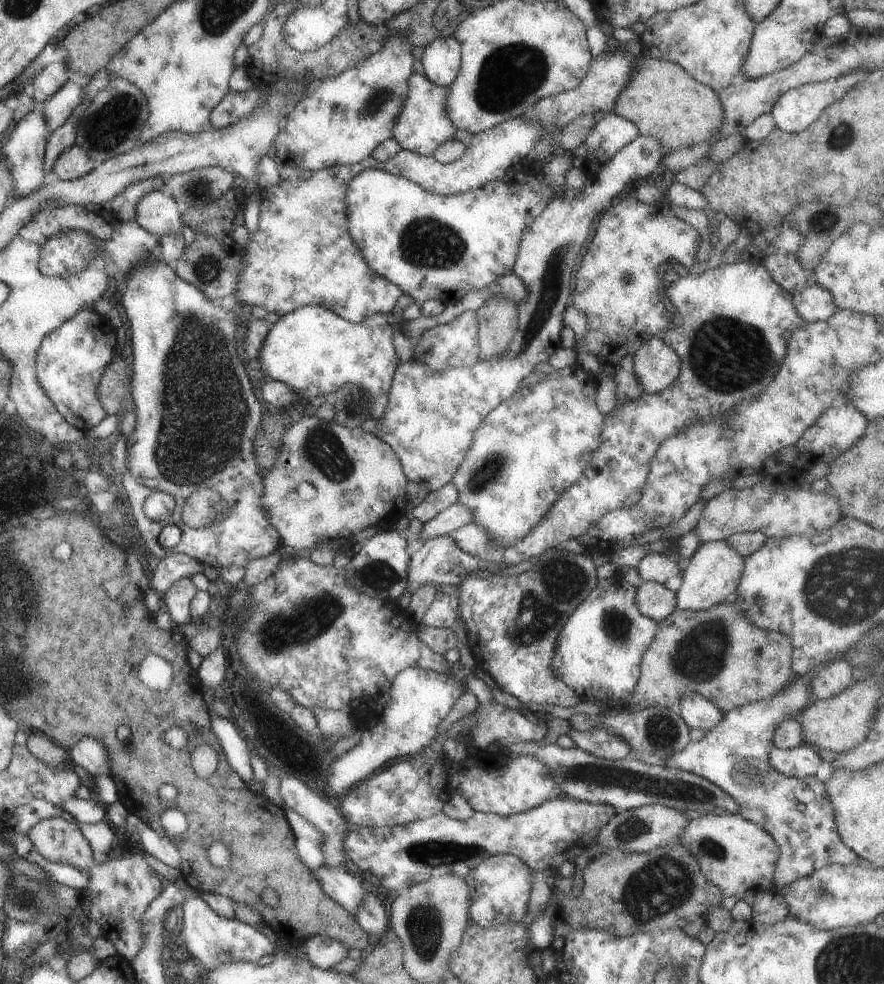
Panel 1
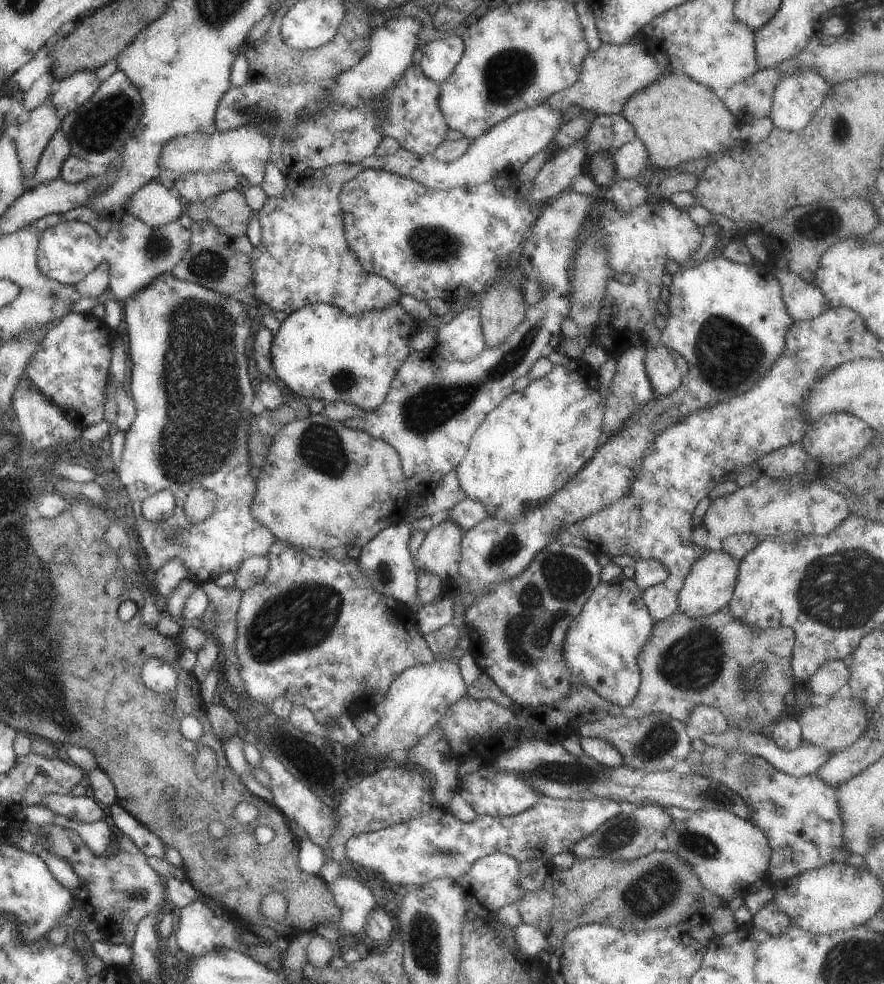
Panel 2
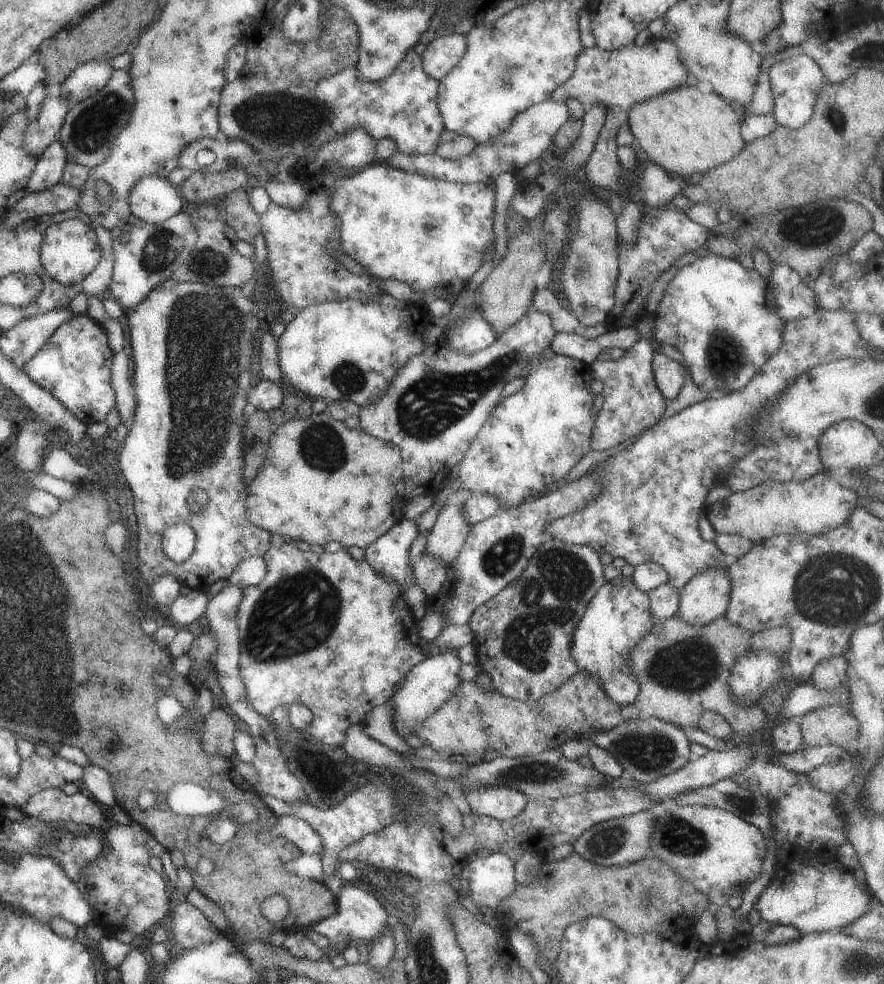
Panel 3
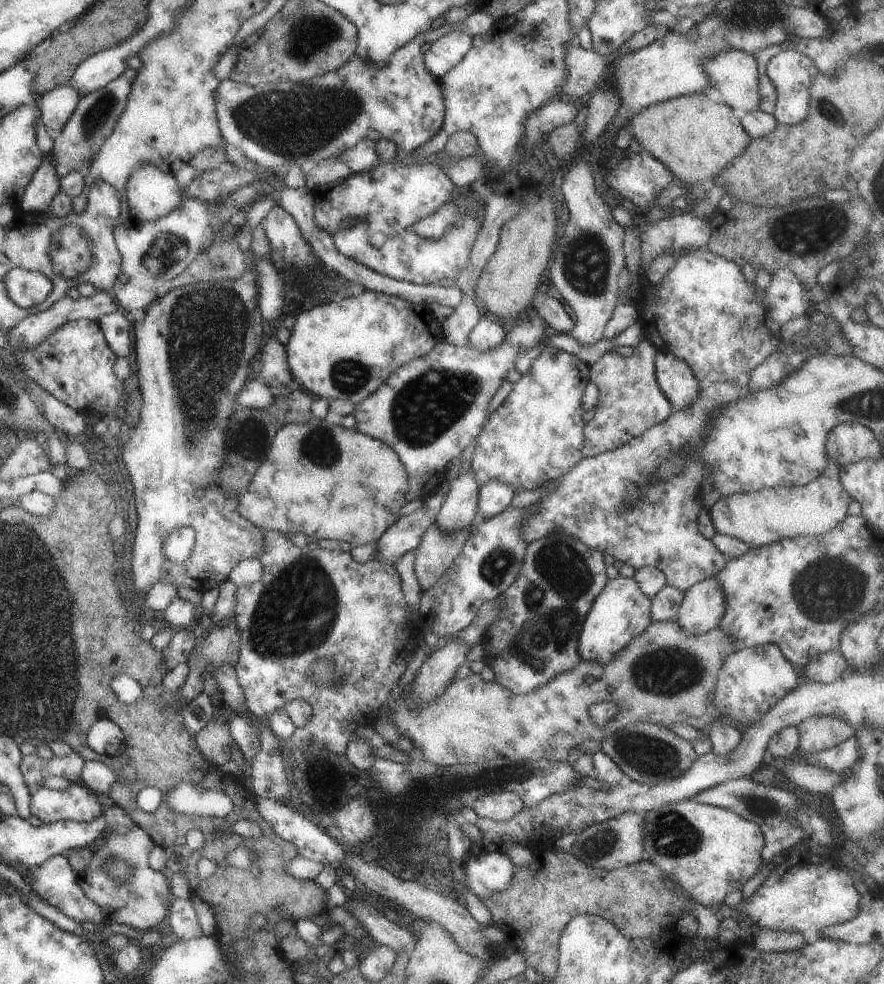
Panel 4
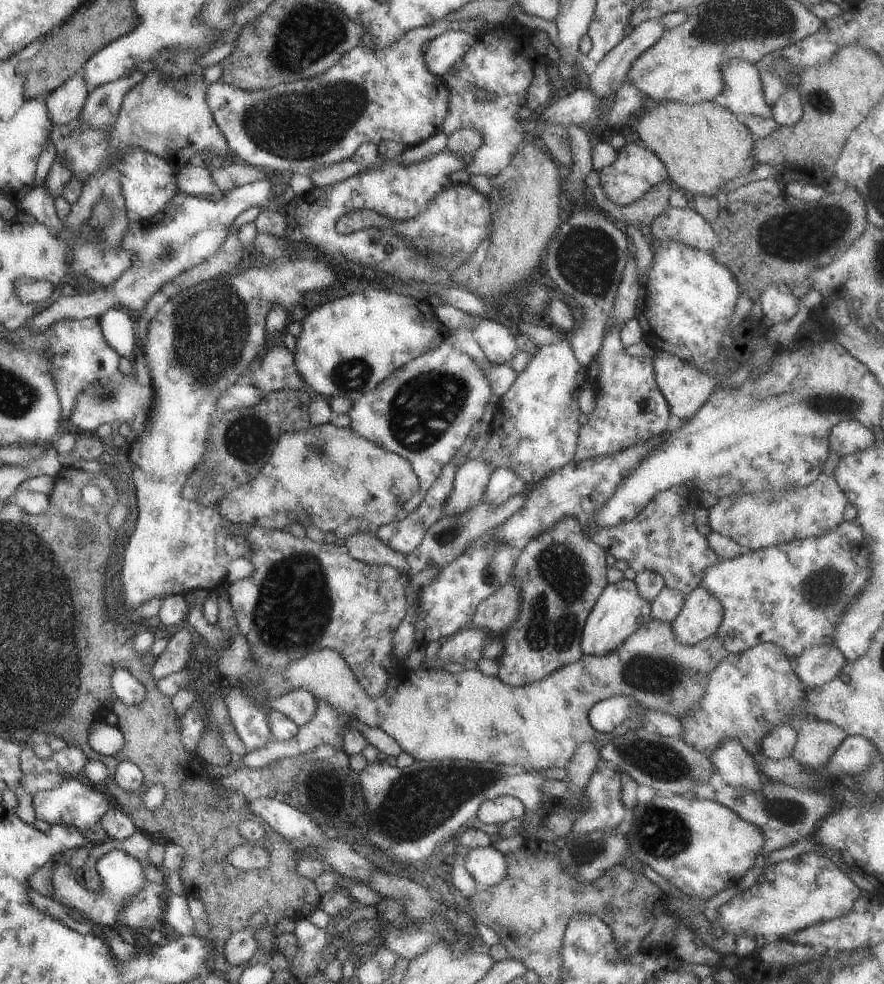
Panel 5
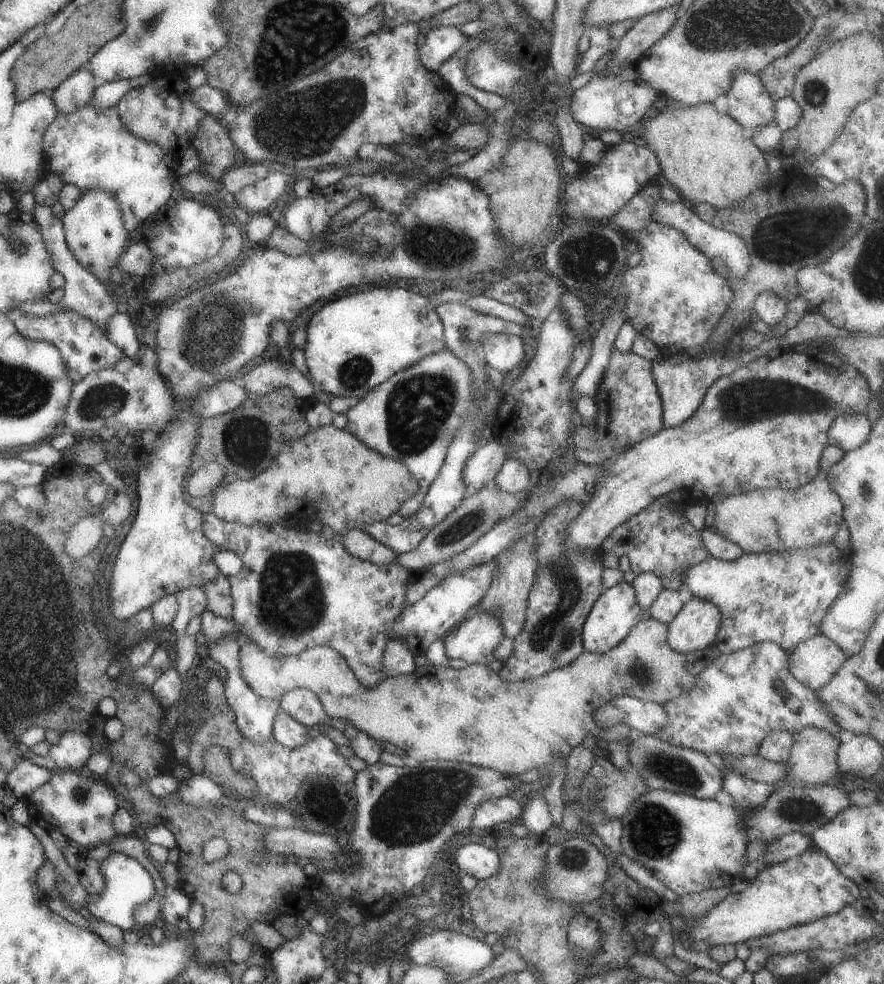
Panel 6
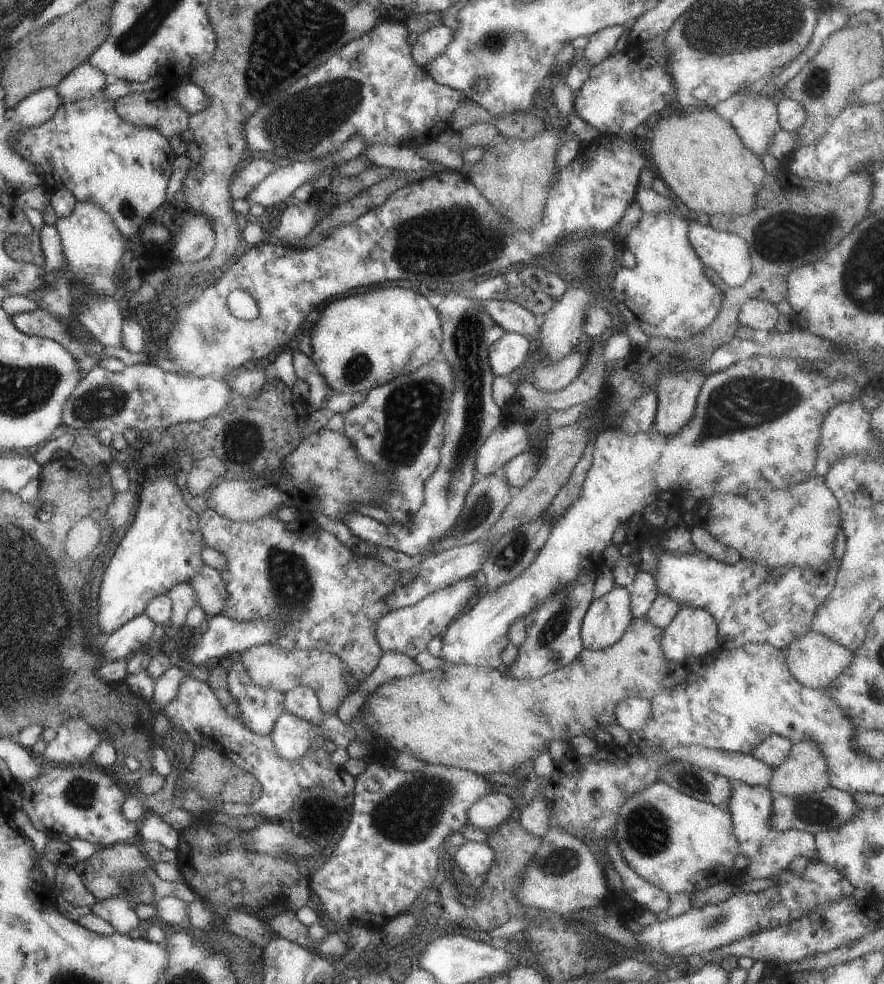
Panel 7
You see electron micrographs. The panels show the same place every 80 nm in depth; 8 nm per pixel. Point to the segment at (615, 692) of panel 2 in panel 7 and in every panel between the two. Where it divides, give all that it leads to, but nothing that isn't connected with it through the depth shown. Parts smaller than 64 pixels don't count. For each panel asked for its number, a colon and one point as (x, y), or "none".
3: (617, 616)
4: (620, 612)
5: (618, 611)
6: (614, 612)
7: (607, 617)

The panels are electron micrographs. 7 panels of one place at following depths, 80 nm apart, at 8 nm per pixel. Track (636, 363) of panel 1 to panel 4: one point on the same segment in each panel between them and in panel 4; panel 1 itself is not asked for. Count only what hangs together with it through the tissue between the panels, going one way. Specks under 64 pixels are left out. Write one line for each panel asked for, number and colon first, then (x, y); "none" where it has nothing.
2: (664, 373)
3: (668, 375)
4: (676, 381)

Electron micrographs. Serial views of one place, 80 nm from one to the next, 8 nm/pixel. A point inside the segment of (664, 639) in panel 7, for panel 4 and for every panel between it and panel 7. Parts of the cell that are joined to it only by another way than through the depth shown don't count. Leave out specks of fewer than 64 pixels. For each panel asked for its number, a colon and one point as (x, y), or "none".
4: (702, 605)
5: (700, 614)
6: (695, 625)

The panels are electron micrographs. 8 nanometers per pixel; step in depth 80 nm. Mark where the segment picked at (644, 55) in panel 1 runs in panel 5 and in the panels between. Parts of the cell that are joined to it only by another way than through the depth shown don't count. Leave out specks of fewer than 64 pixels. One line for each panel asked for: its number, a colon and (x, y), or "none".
2: (678, 120)
3: (684, 130)
4: (694, 138)
5: (701, 145)

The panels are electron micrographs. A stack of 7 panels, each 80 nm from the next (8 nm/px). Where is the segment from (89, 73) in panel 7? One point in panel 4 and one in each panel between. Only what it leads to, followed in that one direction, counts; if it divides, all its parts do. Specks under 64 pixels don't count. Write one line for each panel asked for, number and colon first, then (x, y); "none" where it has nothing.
4: (54, 106)
5: (62, 105)
6: (75, 91)

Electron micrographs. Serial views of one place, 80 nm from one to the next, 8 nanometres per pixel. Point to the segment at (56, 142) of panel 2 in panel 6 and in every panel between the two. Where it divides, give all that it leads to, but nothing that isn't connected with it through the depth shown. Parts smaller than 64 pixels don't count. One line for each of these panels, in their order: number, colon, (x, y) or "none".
3: (49, 163)
4: (43, 184)
5: (38, 203)
6: (85, 295)

